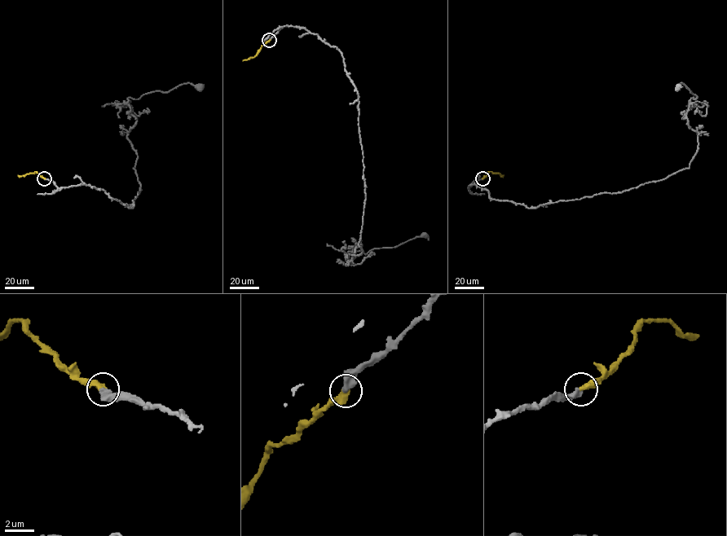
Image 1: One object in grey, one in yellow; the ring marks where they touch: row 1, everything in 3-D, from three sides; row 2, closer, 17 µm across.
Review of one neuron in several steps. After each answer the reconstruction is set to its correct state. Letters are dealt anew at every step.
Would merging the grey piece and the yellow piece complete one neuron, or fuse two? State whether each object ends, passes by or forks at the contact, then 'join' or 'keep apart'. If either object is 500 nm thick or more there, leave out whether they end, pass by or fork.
grey ends; yellow ends; join

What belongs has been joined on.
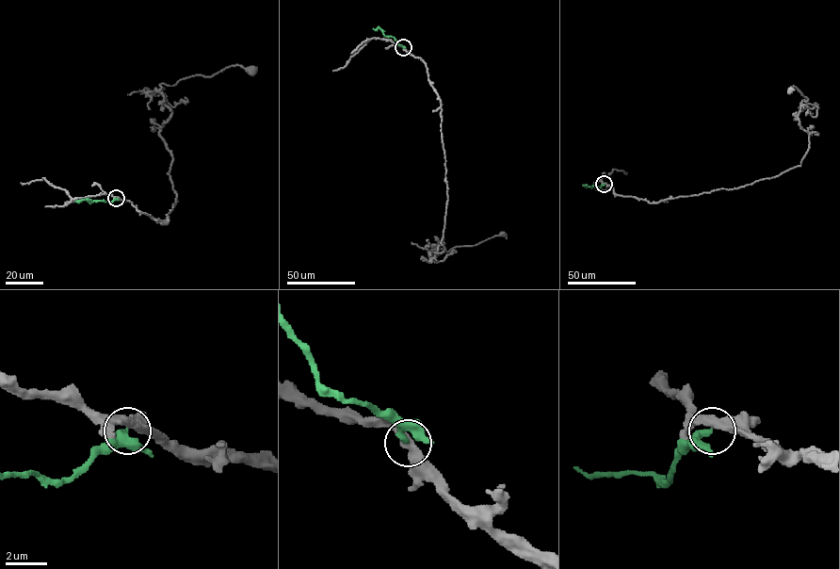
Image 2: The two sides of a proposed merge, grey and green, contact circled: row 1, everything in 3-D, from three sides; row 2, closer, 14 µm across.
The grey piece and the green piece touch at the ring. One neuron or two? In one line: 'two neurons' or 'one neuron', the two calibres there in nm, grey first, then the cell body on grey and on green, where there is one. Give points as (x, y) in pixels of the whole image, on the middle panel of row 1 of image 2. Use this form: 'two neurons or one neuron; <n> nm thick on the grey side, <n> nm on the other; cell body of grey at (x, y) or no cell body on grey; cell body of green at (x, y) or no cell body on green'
two neurons; 440 nm thick on the grey side, 320 nm on the other; cell body of grey at (503, 234); no cell body on green

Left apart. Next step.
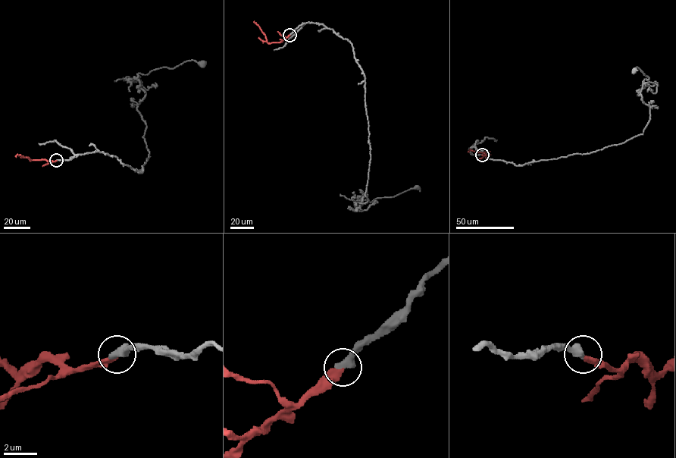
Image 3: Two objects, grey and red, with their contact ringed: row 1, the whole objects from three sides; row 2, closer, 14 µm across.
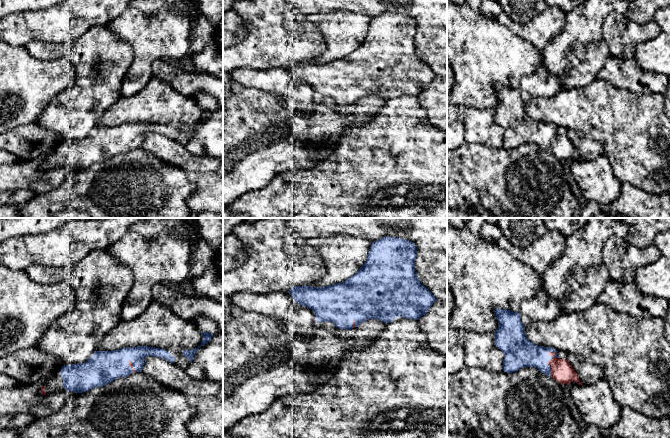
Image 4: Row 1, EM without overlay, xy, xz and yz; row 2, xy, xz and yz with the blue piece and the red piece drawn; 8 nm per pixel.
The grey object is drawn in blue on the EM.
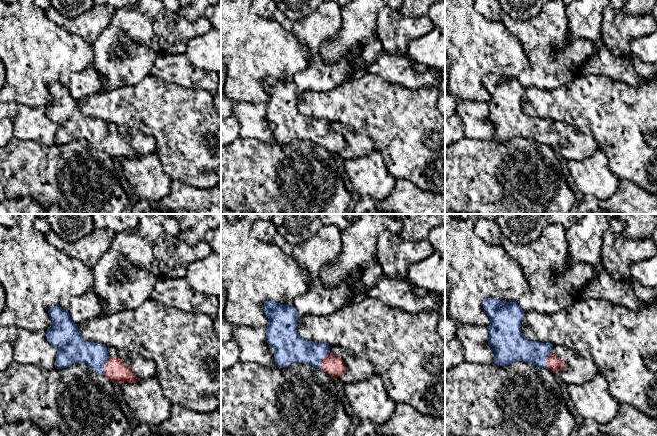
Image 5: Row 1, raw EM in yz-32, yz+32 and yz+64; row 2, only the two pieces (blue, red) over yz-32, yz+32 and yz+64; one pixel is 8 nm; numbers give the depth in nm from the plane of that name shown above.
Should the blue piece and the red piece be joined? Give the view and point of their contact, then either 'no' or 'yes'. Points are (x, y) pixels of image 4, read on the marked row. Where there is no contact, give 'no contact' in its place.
yz (547, 361) | yes

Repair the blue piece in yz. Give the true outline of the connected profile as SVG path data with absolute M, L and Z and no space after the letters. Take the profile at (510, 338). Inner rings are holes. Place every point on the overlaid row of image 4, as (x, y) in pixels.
M497 308L494 315L498 321L494 345L504 354L504 372L512 373L523 367L534 367L561 385L573 381L582 385L570 363L558 357L558 351L535 345L527 339L519 312Z

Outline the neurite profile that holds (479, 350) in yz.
M447 327L447 348L459 345L464 350L464 364L492 372L503 372L503 352L494 345L494 333L477 333Z

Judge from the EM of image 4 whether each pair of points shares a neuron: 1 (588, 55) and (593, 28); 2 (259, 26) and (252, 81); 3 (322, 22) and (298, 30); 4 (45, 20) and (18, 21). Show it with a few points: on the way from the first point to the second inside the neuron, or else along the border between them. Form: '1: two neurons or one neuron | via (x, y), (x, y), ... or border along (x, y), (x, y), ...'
1: one neuron | via (584, 49), (581, 40), (586, 35)
2: two neurons | border along (278, 68), (238, 67), (233, 70)
3: two neurons | border along (307, 16), (320, 32), (325, 45)
4: one neuron | via (38, 21), (25, 21)

